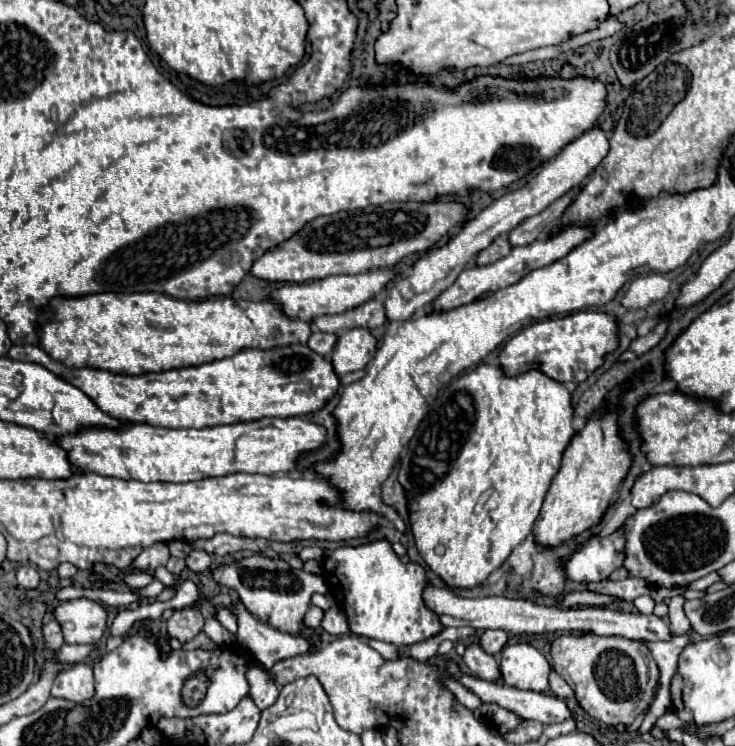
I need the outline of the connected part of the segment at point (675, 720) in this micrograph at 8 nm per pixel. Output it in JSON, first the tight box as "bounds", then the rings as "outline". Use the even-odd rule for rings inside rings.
{"bounds":[655,711,685,729],"outline":[[[667,711],[665,715],[661,715],[657,721],[655,721],[657,727],[663,727],[663,729],[679,729],[679,727],[685,727],[679,717],[675,717],[673,711]]]}

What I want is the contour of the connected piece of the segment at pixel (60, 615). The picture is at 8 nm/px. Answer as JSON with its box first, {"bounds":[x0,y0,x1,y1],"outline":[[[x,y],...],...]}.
{"bounds":[53,599,107,643],"outline":[[[91,599],[63,601],[53,615],[63,629],[65,643],[97,643],[107,629],[105,607]]]}

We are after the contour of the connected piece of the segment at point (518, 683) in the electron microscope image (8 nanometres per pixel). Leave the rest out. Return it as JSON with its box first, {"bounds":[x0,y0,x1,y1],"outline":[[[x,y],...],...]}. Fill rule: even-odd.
{"bounds":[501,643,549,693],"outline":[[[527,643],[507,645],[501,653],[501,673],[509,687],[545,693],[549,691],[549,663]]]}

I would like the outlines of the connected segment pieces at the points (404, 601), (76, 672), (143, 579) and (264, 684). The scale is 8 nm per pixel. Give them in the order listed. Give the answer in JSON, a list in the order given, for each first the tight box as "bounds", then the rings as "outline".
[{"bounds":[323,541,443,645],"outline":[[[387,541],[325,551],[323,571],[329,591],[347,615],[353,635],[393,645],[413,645],[443,631],[439,615],[423,601],[423,591],[429,585],[425,567],[419,563],[403,565]]]},{"bounds":[51,663,95,703],"outline":[[[75,663],[67,671],[59,673],[53,681],[51,695],[77,703],[91,699],[95,695],[95,677],[91,665]]]},{"bounds":[125,571,151,589],"outline":[[[129,571],[127,575],[125,575],[125,585],[129,585],[131,589],[143,589],[145,585],[149,585],[151,583],[151,575],[149,573],[143,573],[143,571]]]},{"bounds":[247,669,279,709],"outline":[[[249,669],[247,679],[251,681],[251,695],[249,697],[255,701],[255,705],[259,709],[267,709],[277,701],[279,689],[273,681],[267,681],[267,673],[263,673],[263,669]]]}]

